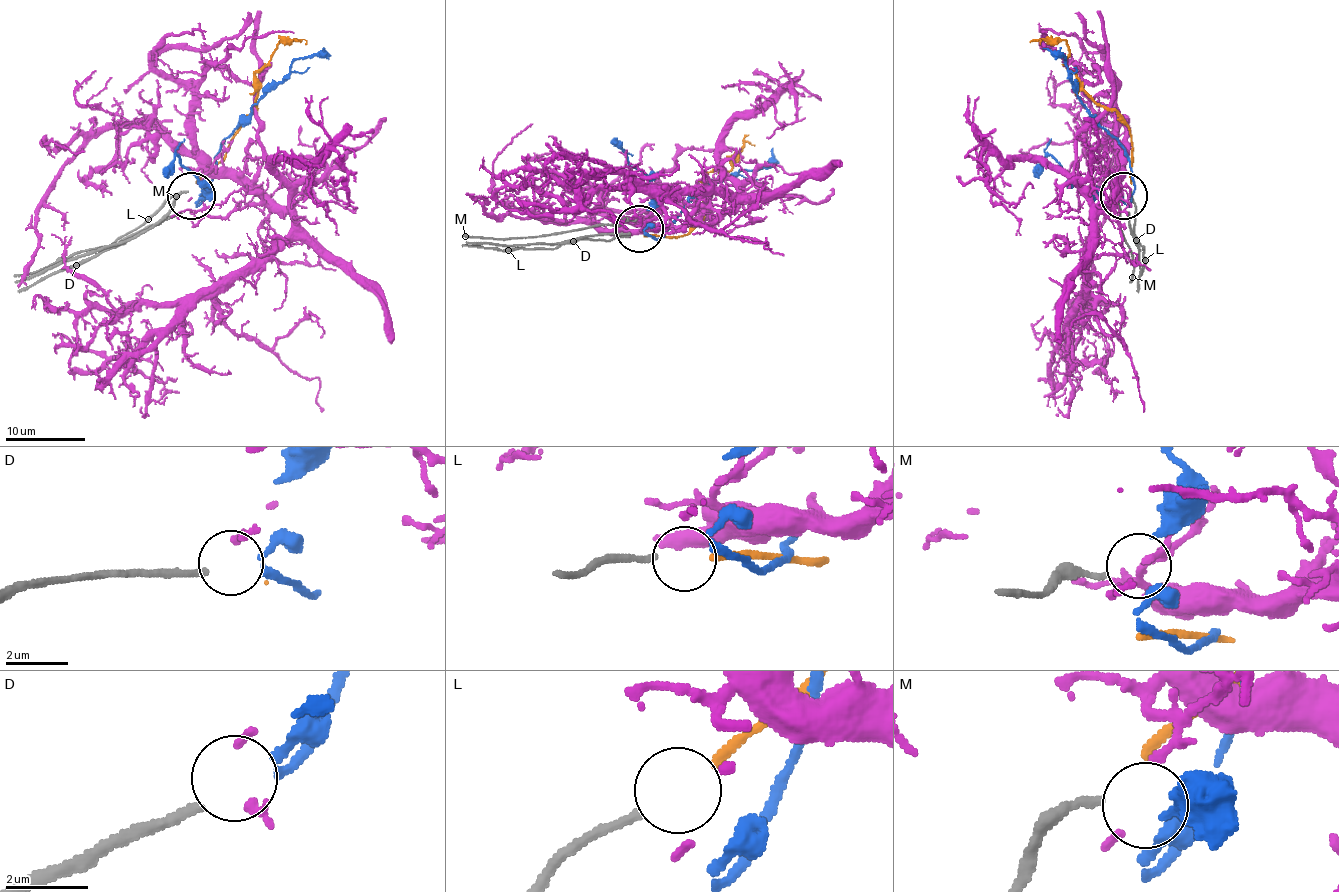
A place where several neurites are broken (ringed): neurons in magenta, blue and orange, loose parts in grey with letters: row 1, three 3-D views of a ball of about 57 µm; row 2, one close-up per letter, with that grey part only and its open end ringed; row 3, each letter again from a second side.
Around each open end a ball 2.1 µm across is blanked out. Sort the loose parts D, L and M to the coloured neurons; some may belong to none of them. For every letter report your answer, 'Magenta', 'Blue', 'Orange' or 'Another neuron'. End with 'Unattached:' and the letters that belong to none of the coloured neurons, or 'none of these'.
D: Blue
L: Orange
M: Another neuron
Unattached: M

